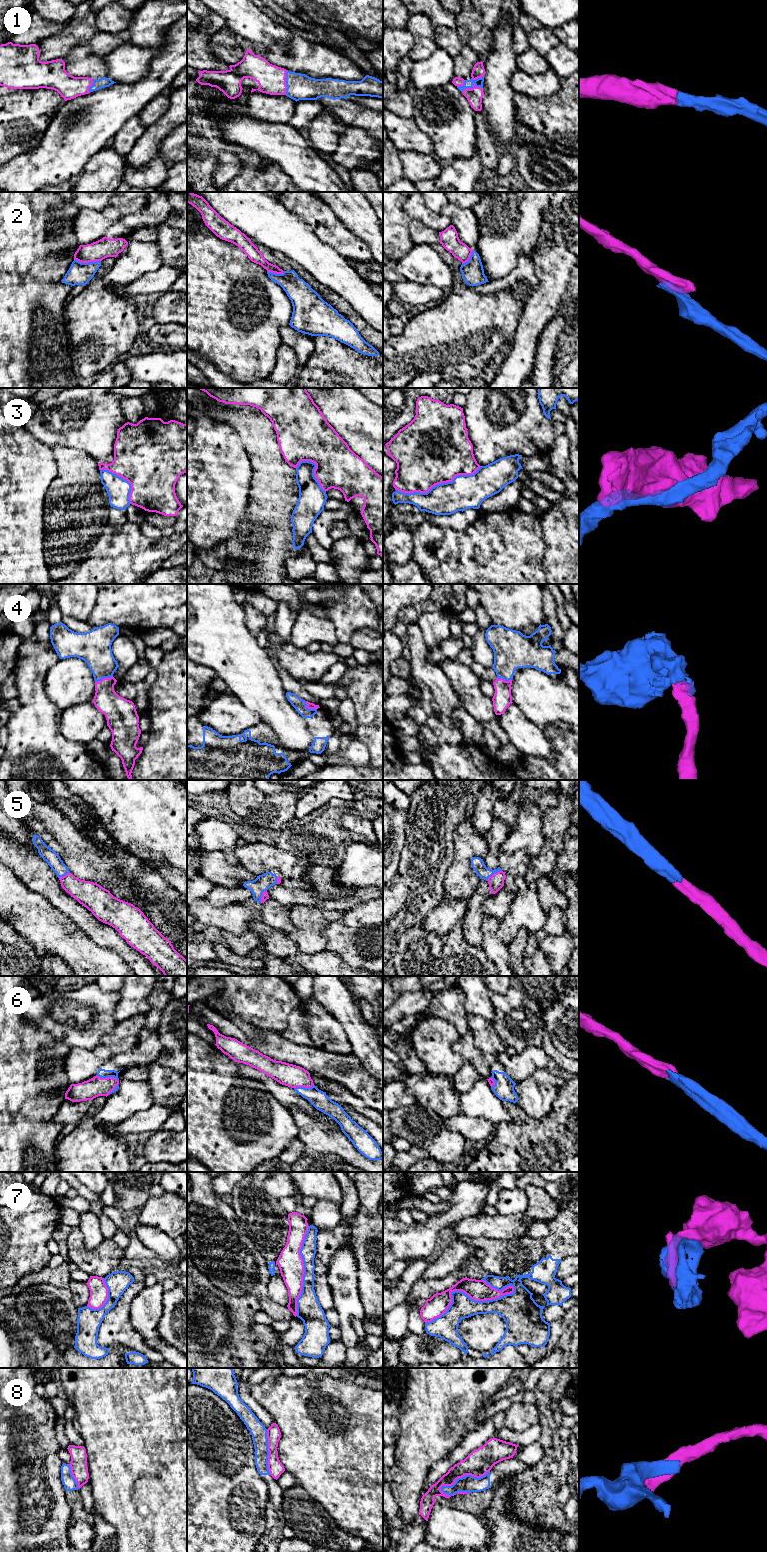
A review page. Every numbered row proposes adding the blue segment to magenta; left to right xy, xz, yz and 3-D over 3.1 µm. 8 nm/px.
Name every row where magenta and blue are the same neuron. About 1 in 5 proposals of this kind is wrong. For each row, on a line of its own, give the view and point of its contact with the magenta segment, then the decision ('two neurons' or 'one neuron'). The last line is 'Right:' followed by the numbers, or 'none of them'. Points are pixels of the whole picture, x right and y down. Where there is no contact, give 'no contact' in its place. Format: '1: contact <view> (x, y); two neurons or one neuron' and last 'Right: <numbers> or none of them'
1: contact yz (472, 88); one neuron
2: contact xy (87, 262); two neurons
3: contact yz (438, 483); two neurons
4: contact xy (103, 678); one neuron
5: contact yz (494, 873); one neuron
6: contact xy (108, 1077); one neuron
7: contact yz (465, 1293); two neurons
8: contact yz (464, 1475); two neurons
Right: 1, 4, 5, 6

